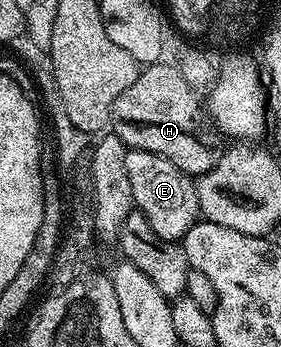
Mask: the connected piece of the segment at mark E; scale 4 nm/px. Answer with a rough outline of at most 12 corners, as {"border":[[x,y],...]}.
{"border":[[127,149],[137,210],[178,242],[199,221],[191,175],[156,152]]}

